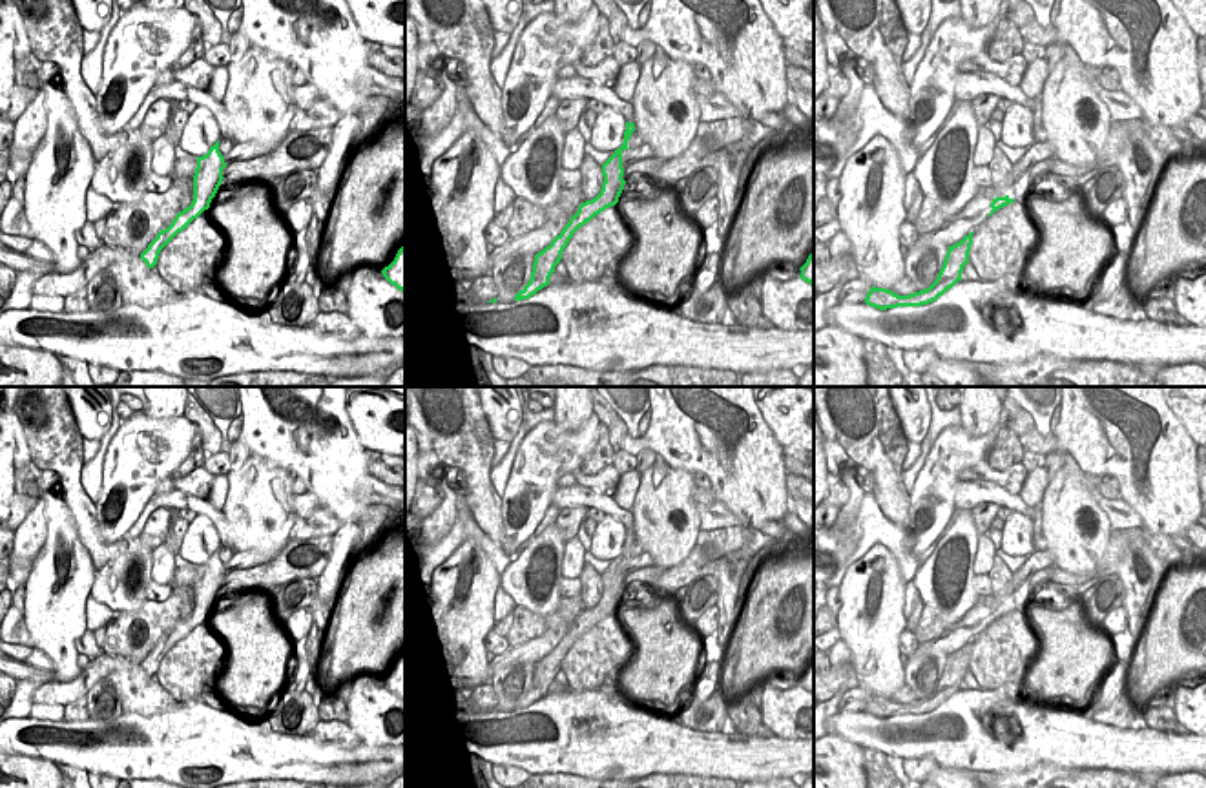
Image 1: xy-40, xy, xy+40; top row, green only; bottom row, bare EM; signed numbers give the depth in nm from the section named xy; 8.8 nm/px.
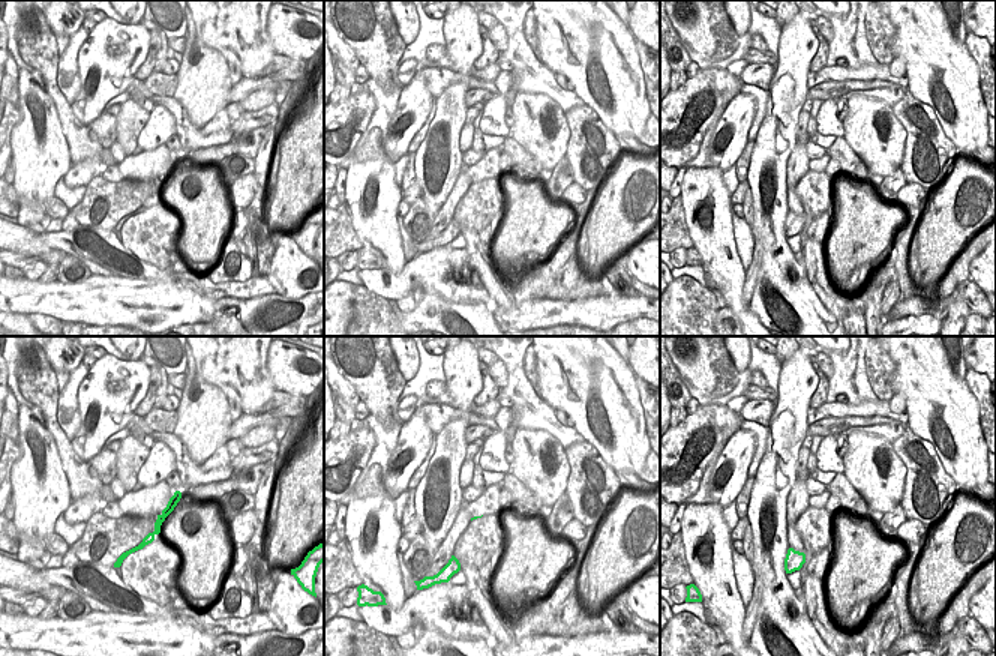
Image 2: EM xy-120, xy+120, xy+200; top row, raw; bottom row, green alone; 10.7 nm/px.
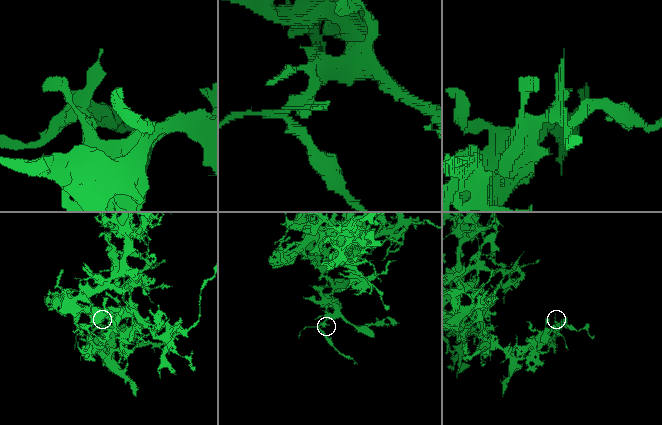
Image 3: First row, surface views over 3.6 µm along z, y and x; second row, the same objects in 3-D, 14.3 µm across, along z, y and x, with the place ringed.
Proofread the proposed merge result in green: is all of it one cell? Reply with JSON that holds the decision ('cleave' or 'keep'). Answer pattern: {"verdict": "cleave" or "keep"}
{"verdict": "cleave"}

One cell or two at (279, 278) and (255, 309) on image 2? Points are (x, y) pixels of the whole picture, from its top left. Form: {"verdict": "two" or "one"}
{"verdict": "two"}

